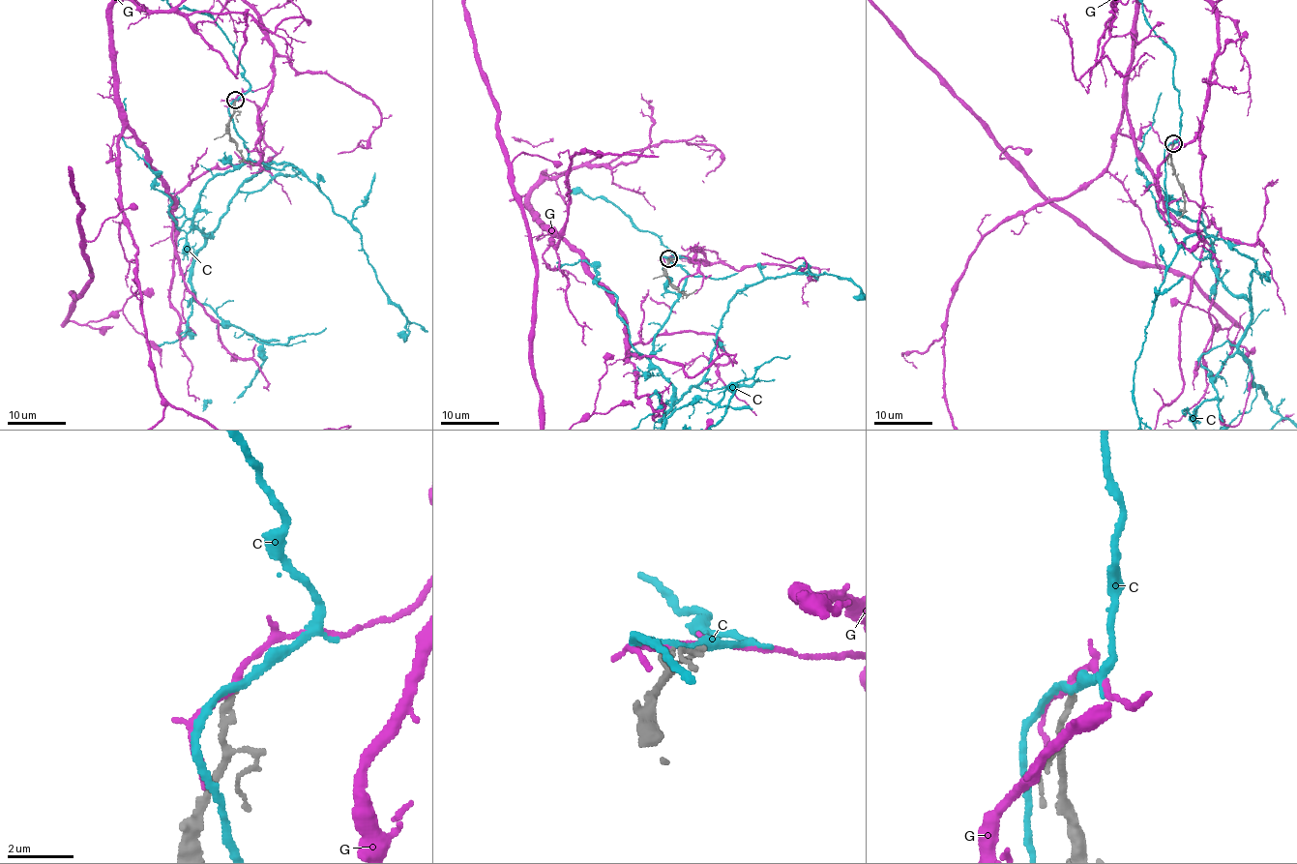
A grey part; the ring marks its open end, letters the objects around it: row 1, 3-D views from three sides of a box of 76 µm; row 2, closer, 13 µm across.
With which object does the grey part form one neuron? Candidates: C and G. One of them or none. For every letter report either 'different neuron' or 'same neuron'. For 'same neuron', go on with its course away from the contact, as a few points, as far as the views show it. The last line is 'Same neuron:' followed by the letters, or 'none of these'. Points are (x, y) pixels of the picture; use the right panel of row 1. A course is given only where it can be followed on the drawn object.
C: different neuron
G: different neuron
Same neuron: none of these

